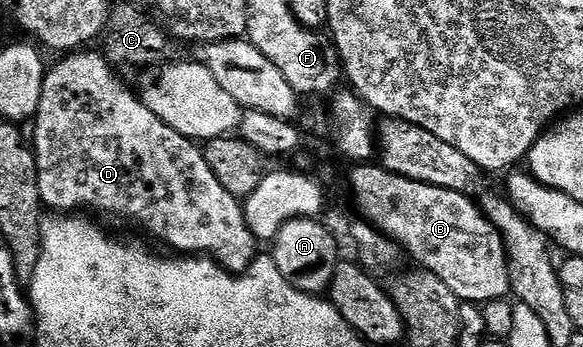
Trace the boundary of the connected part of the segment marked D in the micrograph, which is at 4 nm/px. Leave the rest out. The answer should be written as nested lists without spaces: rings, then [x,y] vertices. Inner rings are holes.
[[[71,51],[66,54],[64,61],[59,61],[55,66],[48,68],[43,74],[43,86],[39,106],[33,118],[35,124],[35,141],[33,137],[33,148],[35,151],[35,162],[39,172],[39,200],[48,210],[59,215],[71,215],[76,211],[90,211],[92,214],[104,213],[107,217],[116,217],[119,221],[136,221],[149,236],[163,245],[168,245],[168,250],[179,255],[206,255],[218,263],[229,273],[243,273],[255,262],[257,256],[257,242],[253,231],[249,231],[249,223],[243,214],[243,206],[240,198],[234,197],[221,183],[217,183],[217,175],[209,167],[209,163],[203,157],[203,150],[191,138],[173,131],[149,107],[145,107],[142,100],[134,92],[127,93],[127,89],[115,78],[116,70],[109,64],[102,52],[87,53],[91,51]]]

